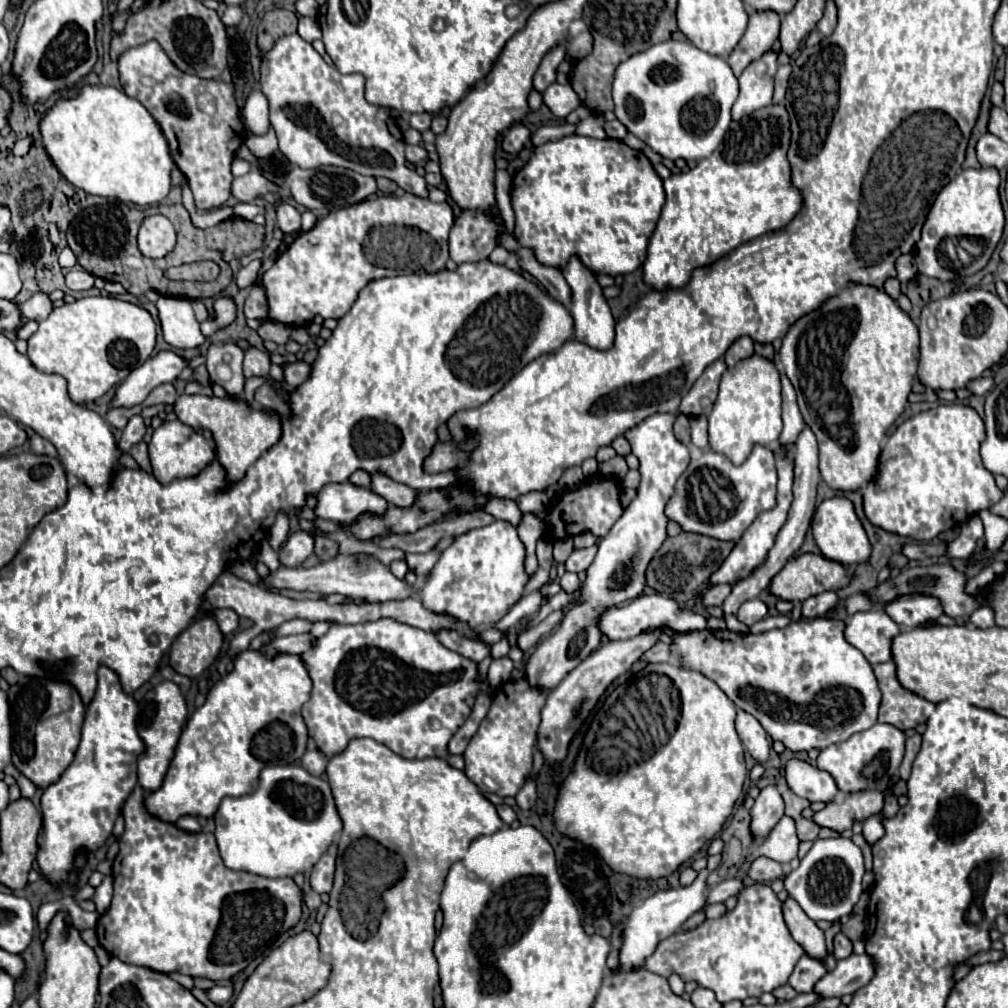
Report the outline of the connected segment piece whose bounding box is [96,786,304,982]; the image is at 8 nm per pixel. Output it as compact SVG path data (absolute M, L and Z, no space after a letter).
M136 786L132 790L132 794L128 796L126 804L124 804L124 818L126 818L126 830L120 838L120 850L118 856L112 862L112 876L114 876L114 896L112 896L112 904L108 908L108 912L104 912L98 920L96 926L96 934L98 940L102 944L102 948L110 954L120 958L126 964L136 964L136 966L146 966L152 968L156 972L180 972L192 978L206 978L206 980L214 980L214 982L228 982L232 980L238 972L242 972L254 958L258 958L258 950L266 950L280 934L284 934L286 930L294 928L302 916L302 888L296 886L296 882L292 878L262 878L262 876L254 876L248 872L236 872L224 866L220 852L218 852L218 844L212 832L198 832L198 834L190 834L184 832L180 828L176 828L174 824L162 822L154 816L150 816L146 812L146 808L142 806L144 802L144 790L140 786Z

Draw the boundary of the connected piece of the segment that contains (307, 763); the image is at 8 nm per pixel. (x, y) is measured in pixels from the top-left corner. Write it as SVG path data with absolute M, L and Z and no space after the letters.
M320 750L306 752L306 754L302 756L302 768L308 770L310 774L314 774L314 776L324 776L326 766L328 766L328 758L326 758Z

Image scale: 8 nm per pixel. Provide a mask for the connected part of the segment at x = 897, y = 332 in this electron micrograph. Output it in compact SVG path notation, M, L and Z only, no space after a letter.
M848 282L836 296L830 296L820 308L804 314L790 326L782 338L780 364L798 394L798 408L806 426L816 434L824 482L834 490L858 490L874 478L880 442L908 402L918 368L918 328L884 290Z

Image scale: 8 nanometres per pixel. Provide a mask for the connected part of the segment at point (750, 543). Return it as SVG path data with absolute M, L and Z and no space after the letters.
M774 448L774 454L776 454L776 468L778 468L778 502L772 510L768 510L766 514L760 514L750 530L746 530L746 534L742 534L742 538L736 542L734 550L730 552L730 556L722 562L722 566L710 576L710 582L708 582L708 588L716 586L716 584L722 584L722 582L728 582L728 584L736 584L738 580L744 580L748 578L768 556L768 550L774 546L774 538L778 534L778 530L784 526L786 522L786 516L788 516L788 508L790 508L790 502L792 502L792 460L790 458L782 458L782 450Z

